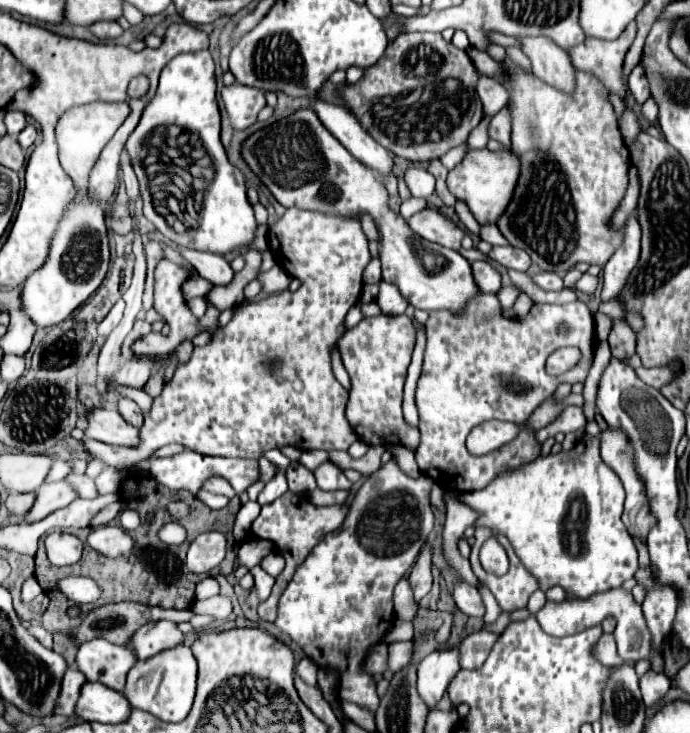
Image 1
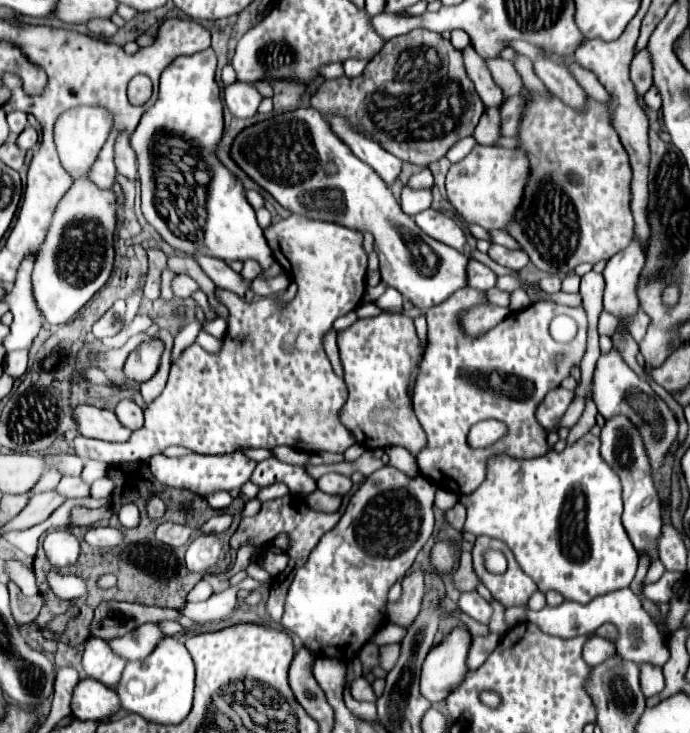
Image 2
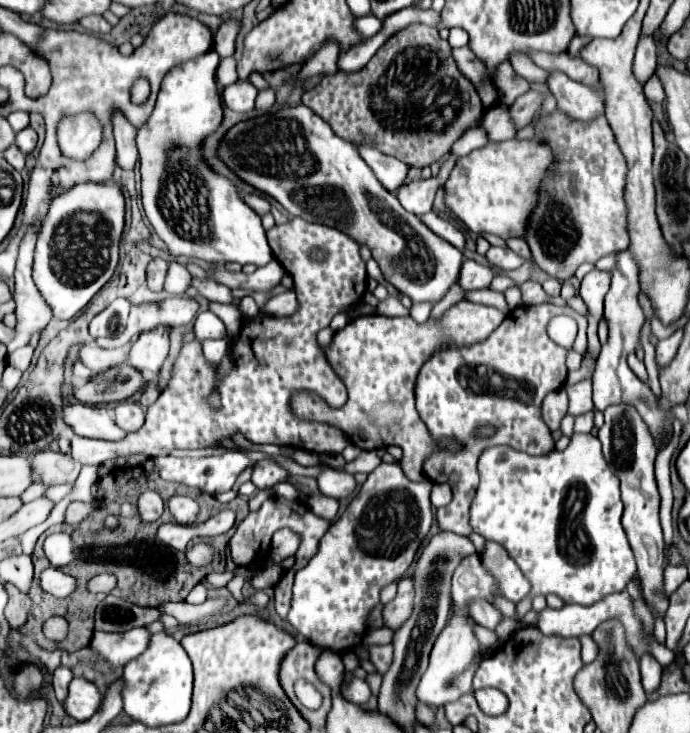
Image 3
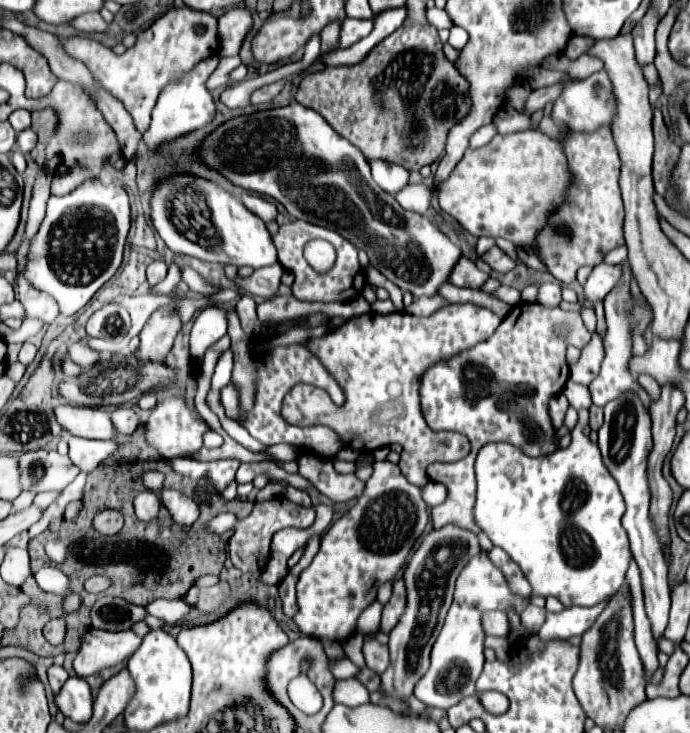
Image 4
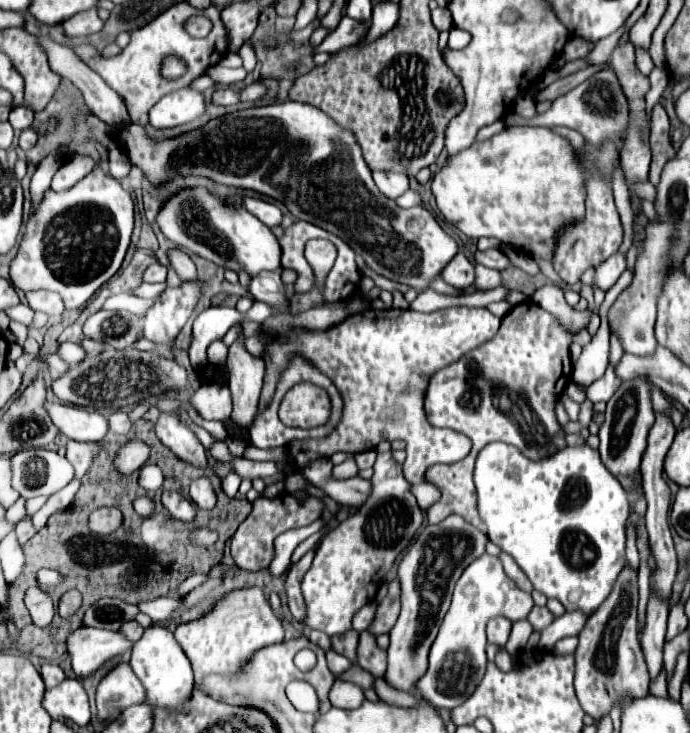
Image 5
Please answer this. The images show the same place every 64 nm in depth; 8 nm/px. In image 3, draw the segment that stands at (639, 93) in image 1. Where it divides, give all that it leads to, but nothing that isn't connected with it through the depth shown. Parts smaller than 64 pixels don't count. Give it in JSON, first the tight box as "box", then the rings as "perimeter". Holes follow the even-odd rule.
{"box":[634,34,656,84],"perimeter":[[[640,34],[638,46],[636,46],[636,58],[634,58],[634,74],[636,78],[646,84],[646,80],[654,74],[656,70],[656,44],[654,44],[654,34],[646,36]]]}

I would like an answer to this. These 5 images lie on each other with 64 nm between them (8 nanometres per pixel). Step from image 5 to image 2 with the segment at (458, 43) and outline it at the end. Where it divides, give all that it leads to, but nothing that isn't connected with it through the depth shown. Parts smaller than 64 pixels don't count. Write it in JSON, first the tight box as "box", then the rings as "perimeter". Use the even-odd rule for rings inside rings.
{"box":[450,30,470,50],"perimeter":[[[452,30],[450,42],[452,42],[452,46],[456,50],[462,50],[462,48],[466,48],[470,44],[470,38],[468,38],[468,34],[464,34],[464,30]]]}

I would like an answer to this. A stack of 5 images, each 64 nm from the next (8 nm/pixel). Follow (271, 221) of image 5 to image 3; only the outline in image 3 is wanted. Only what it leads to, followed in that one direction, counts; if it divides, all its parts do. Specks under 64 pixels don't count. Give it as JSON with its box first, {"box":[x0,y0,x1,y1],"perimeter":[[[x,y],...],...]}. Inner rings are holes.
{"box":[244,194,270,216],"perimeter":[[[244,194],[244,202],[246,202],[256,214],[260,214],[260,216],[264,216],[264,214],[270,212],[270,202],[268,202],[264,196],[260,196],[260,194]]]}

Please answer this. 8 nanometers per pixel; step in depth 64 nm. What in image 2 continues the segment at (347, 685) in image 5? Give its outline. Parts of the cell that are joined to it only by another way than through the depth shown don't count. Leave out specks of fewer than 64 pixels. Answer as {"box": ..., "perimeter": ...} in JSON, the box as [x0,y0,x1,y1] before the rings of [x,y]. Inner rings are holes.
{"box":[350,678,376,702],"perimeter":[[[356,678],[350,686],[350,694],[354,696],[354,700],[366,700],[366,702],[374,702],[376,696],[372,692],[372,686],[366,678]]]}

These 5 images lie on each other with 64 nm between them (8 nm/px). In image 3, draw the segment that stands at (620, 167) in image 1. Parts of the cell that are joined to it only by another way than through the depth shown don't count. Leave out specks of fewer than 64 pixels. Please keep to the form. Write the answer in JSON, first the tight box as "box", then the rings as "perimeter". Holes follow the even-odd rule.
{"box":[524,110,628,282],"perimeter":[[[554,110],[548,120],[540,116],[536,124],[536,140],[544,140],[546,144],[550,144],[556,156],[556,164],[552,166],[556,170],[556,178],[550,178],[544,182],[540,190],[538,208],[534,210],[532,220],[528,222],[524,240],[532,250],[534,262],[556,280],[566,282],[574,276],[580,264],[584,262],[596,264],[602,256],[628,248],[626,204],[624,204],[624,190],[622,190],[624,176],[626,176],[626,160],[604,116],[594,120],[594,124],[582,124],[582,122],[568,120],[568,116],[562,116],[562,112]]]}

